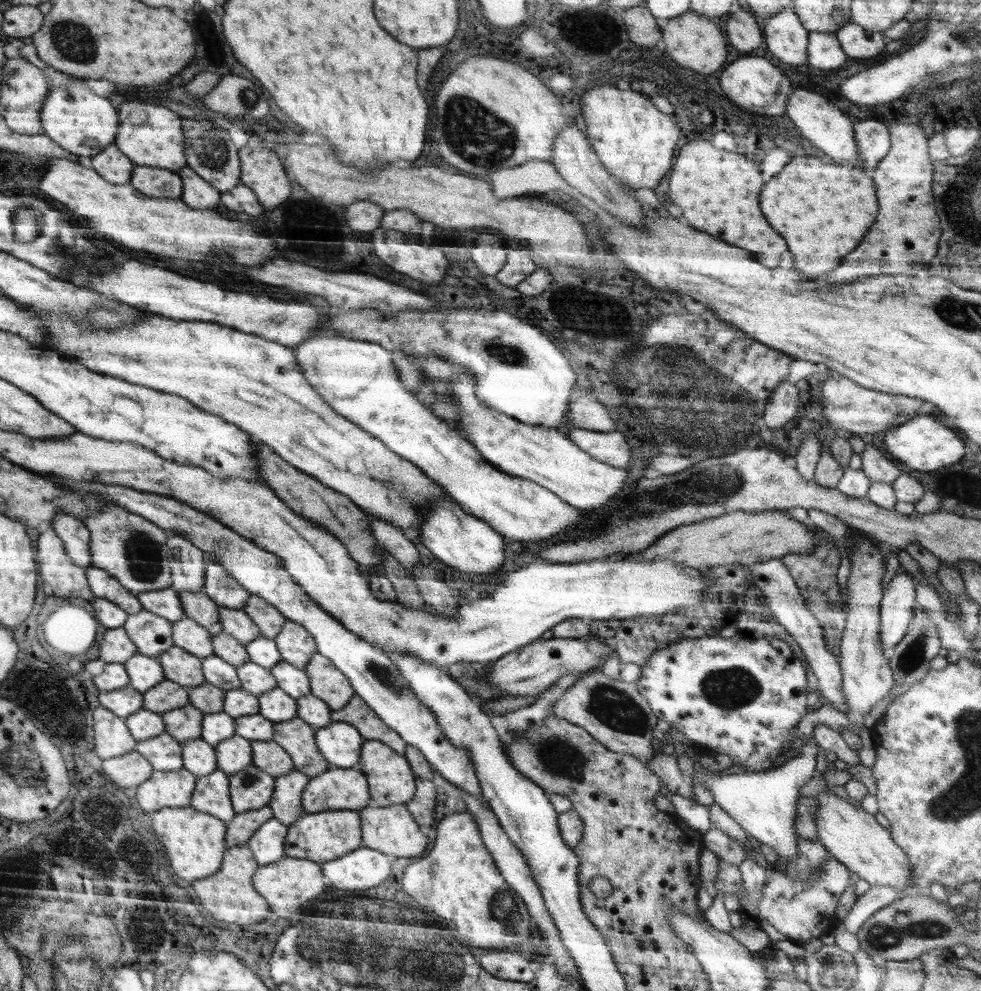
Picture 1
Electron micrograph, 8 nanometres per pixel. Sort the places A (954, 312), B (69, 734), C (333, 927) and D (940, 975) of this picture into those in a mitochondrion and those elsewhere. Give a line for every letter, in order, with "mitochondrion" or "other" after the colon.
A: mitochondrion
B: mitochondrion
C: mitochondrion
D: other

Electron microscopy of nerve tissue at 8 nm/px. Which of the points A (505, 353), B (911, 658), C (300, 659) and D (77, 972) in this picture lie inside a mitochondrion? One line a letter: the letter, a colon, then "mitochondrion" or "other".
A: mitochondrion
B: mitochondrion
C: other
D: mitochondrion

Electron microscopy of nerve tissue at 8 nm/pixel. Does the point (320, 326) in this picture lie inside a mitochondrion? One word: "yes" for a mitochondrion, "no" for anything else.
no

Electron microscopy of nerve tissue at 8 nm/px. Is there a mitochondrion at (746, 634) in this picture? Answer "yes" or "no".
no

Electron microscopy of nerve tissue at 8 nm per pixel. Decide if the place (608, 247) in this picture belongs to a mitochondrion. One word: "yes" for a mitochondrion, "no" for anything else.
no

